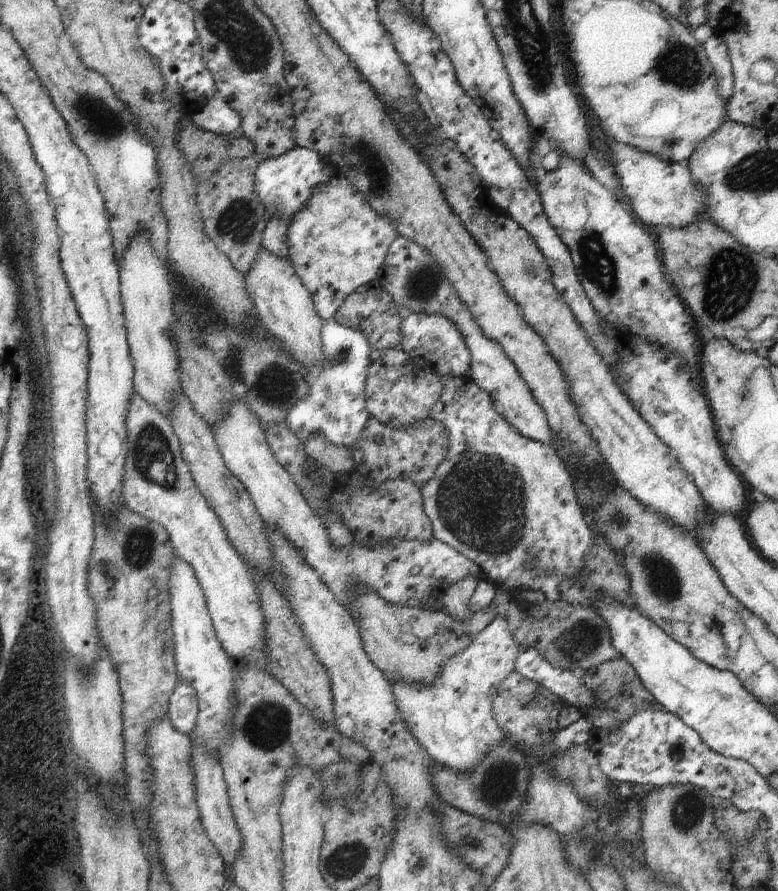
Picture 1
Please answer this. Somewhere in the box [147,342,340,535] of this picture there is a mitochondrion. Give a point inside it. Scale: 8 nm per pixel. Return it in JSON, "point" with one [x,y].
{"point":[275,387]}

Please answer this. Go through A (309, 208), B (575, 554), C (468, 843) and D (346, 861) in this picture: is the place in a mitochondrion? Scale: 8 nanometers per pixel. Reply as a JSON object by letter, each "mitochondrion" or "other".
{"A":"other","B":"other","C":"mitochondrion","D":"mitochondrion"}

